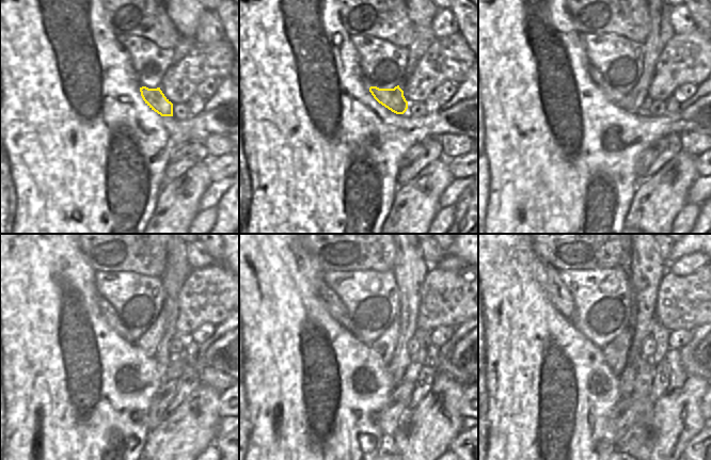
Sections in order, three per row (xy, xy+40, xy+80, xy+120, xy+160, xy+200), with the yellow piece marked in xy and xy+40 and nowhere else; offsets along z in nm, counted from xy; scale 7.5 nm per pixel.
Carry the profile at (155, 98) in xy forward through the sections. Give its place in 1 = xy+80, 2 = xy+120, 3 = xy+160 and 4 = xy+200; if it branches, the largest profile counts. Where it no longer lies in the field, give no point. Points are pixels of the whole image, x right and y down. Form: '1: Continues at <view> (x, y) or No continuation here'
1: Continues at xy+80 (615, 96)
2: Continues at xy+120 (107, 311)
3: Continues at xy+160 (334, 306)
4: Continues at xy+200 (555, 289).

